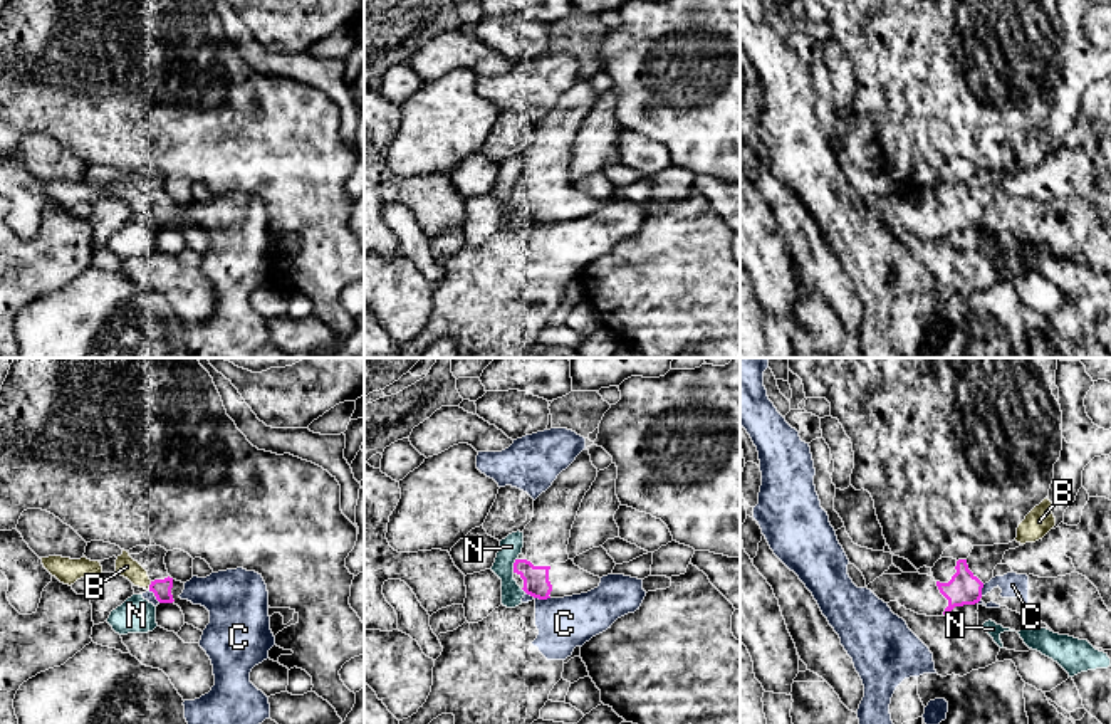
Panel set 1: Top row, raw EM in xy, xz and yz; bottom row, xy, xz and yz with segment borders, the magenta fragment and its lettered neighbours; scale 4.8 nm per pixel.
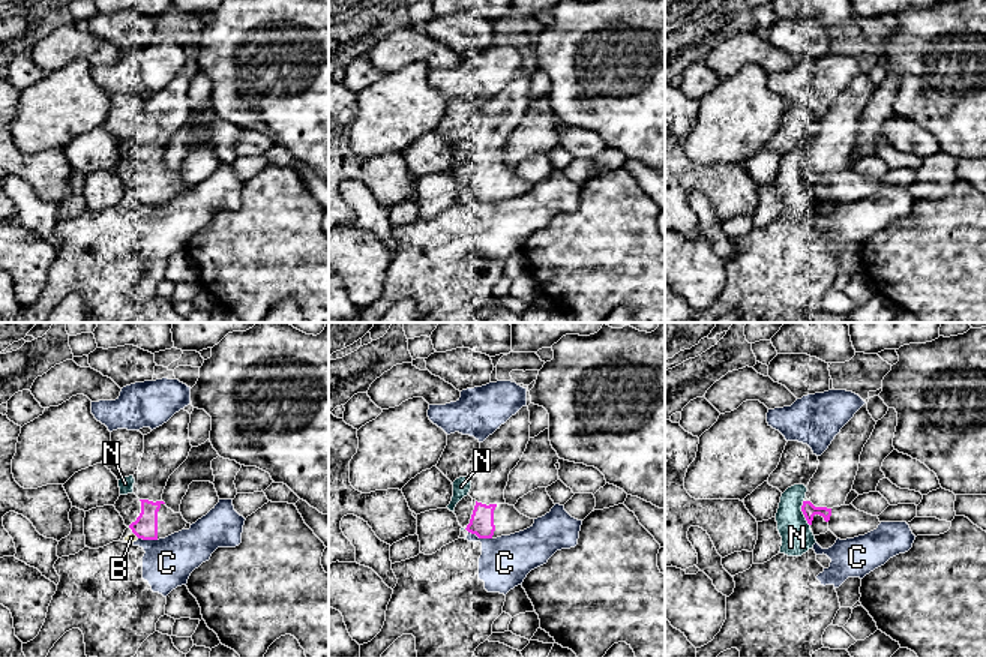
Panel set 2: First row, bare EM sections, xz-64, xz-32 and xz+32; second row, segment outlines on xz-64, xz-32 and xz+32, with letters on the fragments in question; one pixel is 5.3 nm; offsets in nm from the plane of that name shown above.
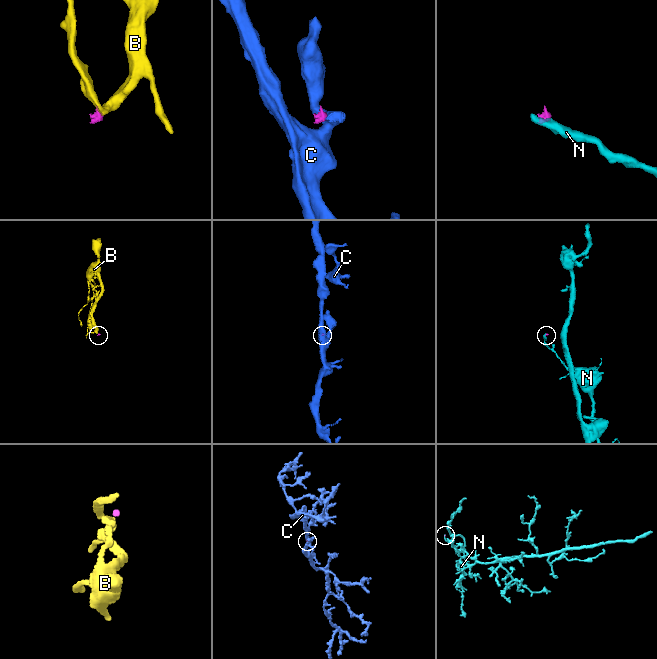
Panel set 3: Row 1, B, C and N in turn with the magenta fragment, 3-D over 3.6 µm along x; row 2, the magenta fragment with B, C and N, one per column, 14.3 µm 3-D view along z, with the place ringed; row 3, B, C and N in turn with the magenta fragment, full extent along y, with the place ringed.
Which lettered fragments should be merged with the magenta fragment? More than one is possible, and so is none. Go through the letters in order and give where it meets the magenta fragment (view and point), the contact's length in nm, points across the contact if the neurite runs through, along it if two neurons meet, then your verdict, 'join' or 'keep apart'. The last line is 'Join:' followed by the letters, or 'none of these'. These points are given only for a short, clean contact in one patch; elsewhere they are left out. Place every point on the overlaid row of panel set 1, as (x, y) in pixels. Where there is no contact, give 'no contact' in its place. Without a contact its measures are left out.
B: xy (150, 585) | 40 nm | join
C: xz (537, 597) | 120 nm | keep apart
N: xz (514, 565) | 70 nm | keep apart
Join: B

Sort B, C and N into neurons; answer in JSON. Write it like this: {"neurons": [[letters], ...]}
{"neurons": [["B"], ["C"], ["N"]]}

